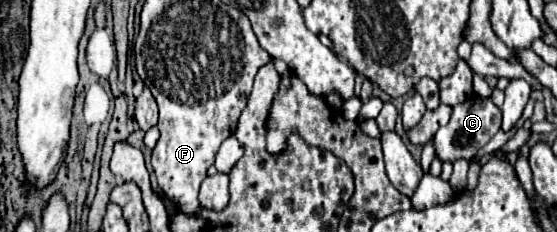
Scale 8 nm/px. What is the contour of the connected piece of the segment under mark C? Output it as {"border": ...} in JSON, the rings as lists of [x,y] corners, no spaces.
{"border":[[[474,96],[468,102],[462,102],[454,108],[452,118],[446,126],[442,126],[434,136],[434,150],[442,162],[456,162],[460,158],[470,160],[498,130],[500,130],[500,108],[494,106],[490,98]]]}

